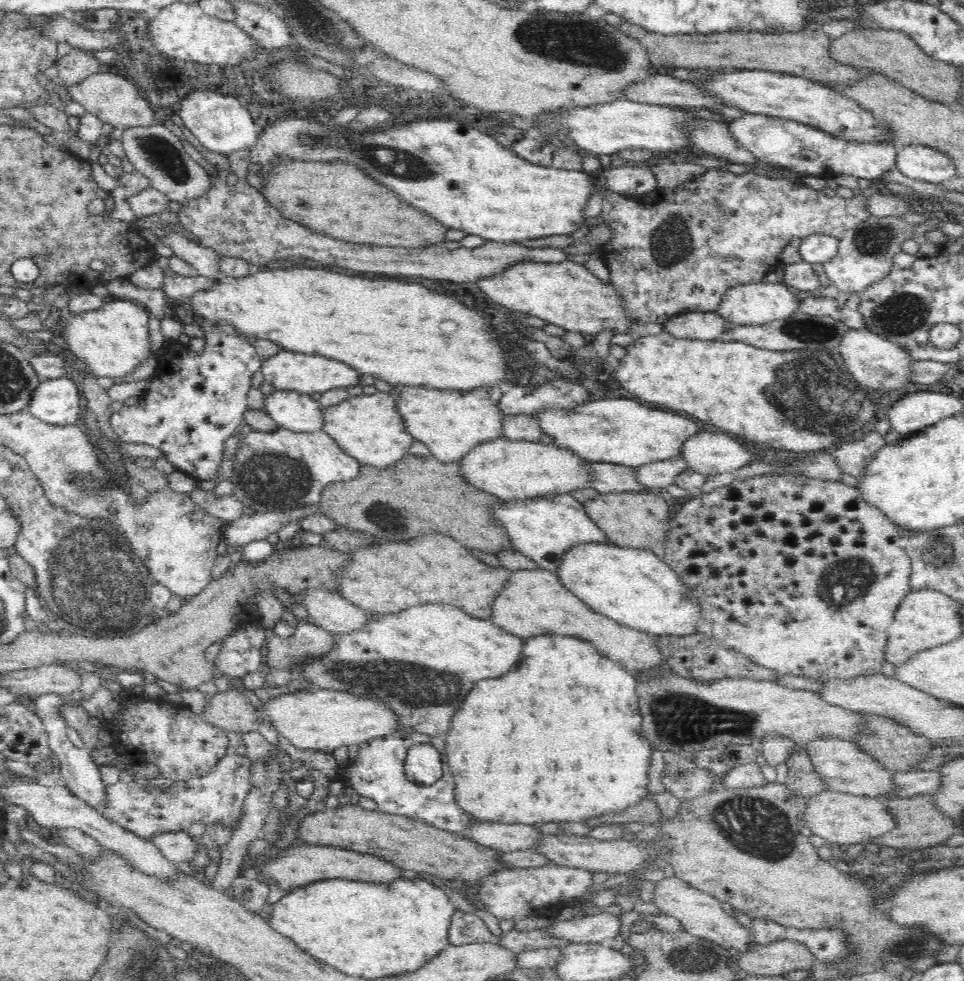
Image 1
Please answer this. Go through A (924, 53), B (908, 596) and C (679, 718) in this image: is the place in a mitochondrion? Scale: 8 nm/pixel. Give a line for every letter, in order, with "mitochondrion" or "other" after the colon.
A: other
B: other
C: mitochondrion

